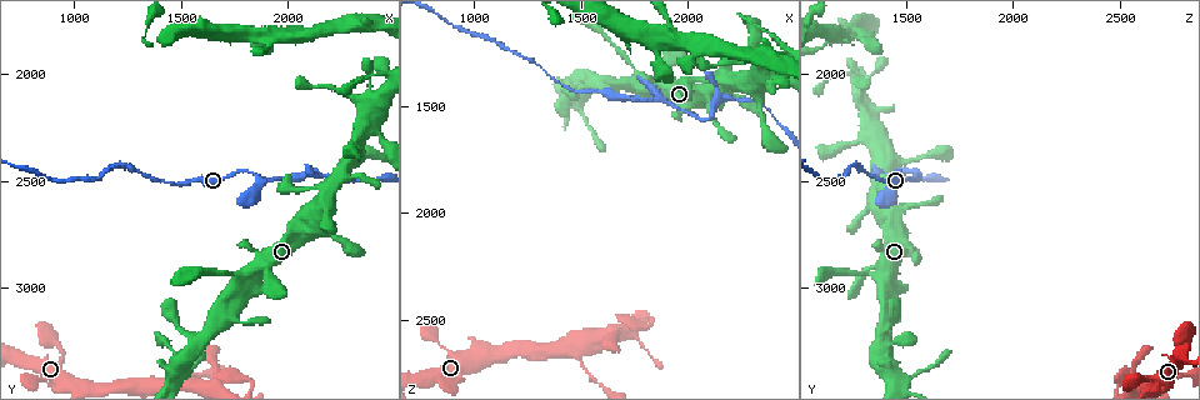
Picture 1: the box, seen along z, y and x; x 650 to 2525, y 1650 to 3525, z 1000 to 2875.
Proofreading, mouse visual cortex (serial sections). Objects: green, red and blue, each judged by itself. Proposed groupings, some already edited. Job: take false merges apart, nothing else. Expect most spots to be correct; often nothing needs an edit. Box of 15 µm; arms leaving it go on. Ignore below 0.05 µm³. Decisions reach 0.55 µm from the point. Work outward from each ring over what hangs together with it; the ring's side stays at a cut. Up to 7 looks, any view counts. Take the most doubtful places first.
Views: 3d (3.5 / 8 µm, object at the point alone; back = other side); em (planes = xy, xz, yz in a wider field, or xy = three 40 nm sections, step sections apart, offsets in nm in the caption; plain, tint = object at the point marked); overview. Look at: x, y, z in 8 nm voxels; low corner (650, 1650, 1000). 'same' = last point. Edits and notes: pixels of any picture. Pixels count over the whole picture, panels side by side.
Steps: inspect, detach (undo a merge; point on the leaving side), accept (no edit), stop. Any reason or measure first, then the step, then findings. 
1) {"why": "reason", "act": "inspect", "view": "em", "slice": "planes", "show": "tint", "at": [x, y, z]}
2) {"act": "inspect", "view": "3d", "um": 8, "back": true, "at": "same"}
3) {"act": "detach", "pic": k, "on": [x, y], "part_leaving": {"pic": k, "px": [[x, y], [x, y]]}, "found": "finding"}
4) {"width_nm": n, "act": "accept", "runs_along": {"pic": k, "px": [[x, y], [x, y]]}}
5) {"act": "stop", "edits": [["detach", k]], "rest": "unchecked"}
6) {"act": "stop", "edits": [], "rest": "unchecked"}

{"why": "sharp bend", "act": "inspect", "view": "3d", "um": 3.5, "back": true, "at": [1860, 2490, 1460]}

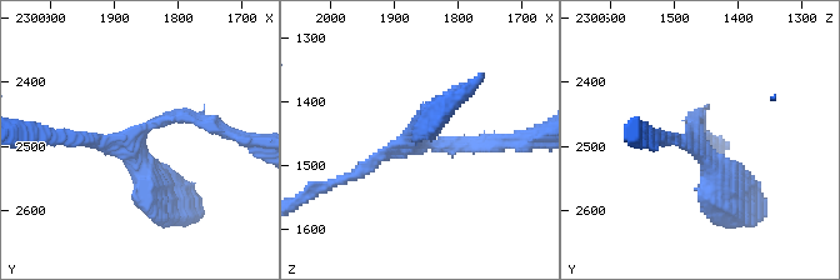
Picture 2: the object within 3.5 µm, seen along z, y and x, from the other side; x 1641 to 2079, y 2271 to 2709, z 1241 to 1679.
{"arm_widths_nm": [150, 150, 350], "act": "accept", "runs_along": {"pic": 2, "px": [[493, 141], [416, 144], [344, 180]]}, "found": "one cell here"}

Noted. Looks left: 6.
{"why": "sharp bend", "act": "inspect", "view": "3d", "um": 8, "at": [2100, 2460, 1560]}

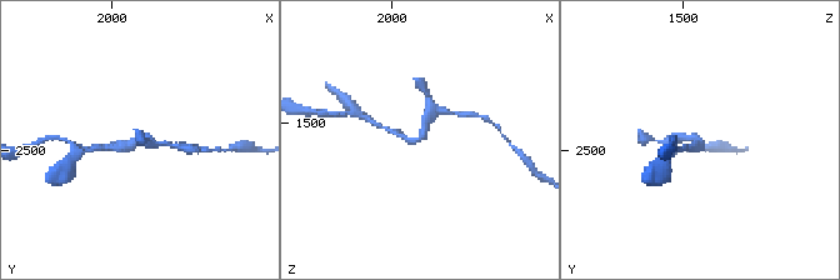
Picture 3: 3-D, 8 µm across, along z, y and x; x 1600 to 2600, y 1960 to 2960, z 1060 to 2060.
{"why": "shape alone is not enough", "act": "inspect", "view": "em", "slice": "xy", "step": 1, "show": "tint", "at": [2090, 2460, 1560]}

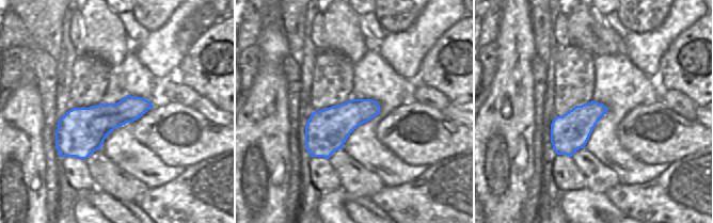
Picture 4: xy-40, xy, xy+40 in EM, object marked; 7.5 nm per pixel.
{"act": "accept", "runs_along": {"pic": 3, "px": [[385, 129], [414, 141], [434, 113]]}, "found": "all the same cell"}

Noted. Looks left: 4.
{"why": "a narrow waist", "act": "inspect", "view": "3d", "um": 3.5, "at": [1460, 3330, 1400]}

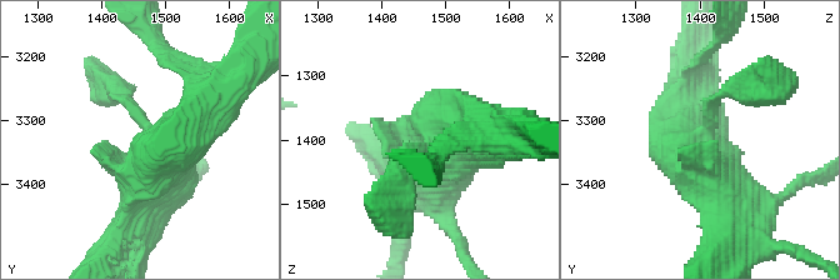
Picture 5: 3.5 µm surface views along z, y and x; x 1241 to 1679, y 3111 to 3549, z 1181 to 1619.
{"act": "inspect", "view": "em", "slice": "xy", "step": 3, "show": "tint", "at": [1475, 3315, 1405]}

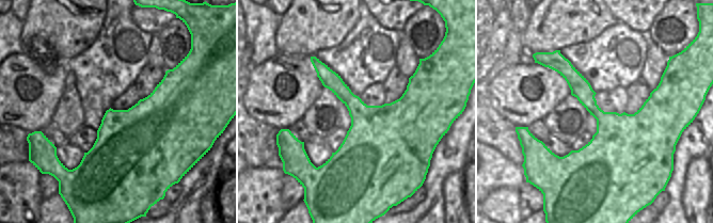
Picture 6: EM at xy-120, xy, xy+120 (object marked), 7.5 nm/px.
{"act": "inspect", "view": "em", "slice": "planes", "show": "tint", "at": "same"}

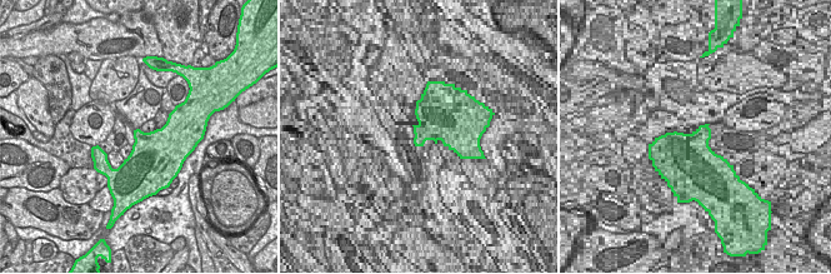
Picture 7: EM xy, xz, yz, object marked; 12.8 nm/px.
{"width_nm": 460, "act": "accept", "runs_along": {"pic": 5, "px": [[689, 110], [753, 234]]}, "found": "one cell here"}

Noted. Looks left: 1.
{"act": "stop", "edits": [], "rest": "unchecked"}

